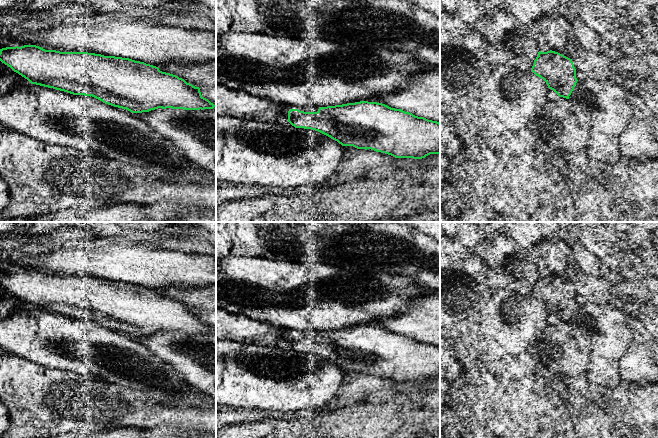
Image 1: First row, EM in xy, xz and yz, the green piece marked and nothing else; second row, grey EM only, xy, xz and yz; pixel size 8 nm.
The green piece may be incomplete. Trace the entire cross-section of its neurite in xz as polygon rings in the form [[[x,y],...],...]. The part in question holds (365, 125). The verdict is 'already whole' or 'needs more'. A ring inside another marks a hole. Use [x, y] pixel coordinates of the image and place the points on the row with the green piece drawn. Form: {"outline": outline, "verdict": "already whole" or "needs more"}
{"outline": [[[360,101],[327,107],[290,106],[288,122],[295,128],[318,131],[342,146],[371,149],[395,158],[422,159],[430,154],[440,154],[439,122],[382,103]]], "verdict": "needs more"}

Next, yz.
{"outline": [[[552,50],[538,52],[531,72],[546,82],[548,100],[569,99],[578,81],[572,60]]], "verdict": "needs more"}

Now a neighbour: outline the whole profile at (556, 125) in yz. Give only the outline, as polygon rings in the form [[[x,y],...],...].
[[[569,99],[547,100],[533,119],[532,130],[539,140],[557,151],[576,153],[588,145],[590,129],[581,125]]]

